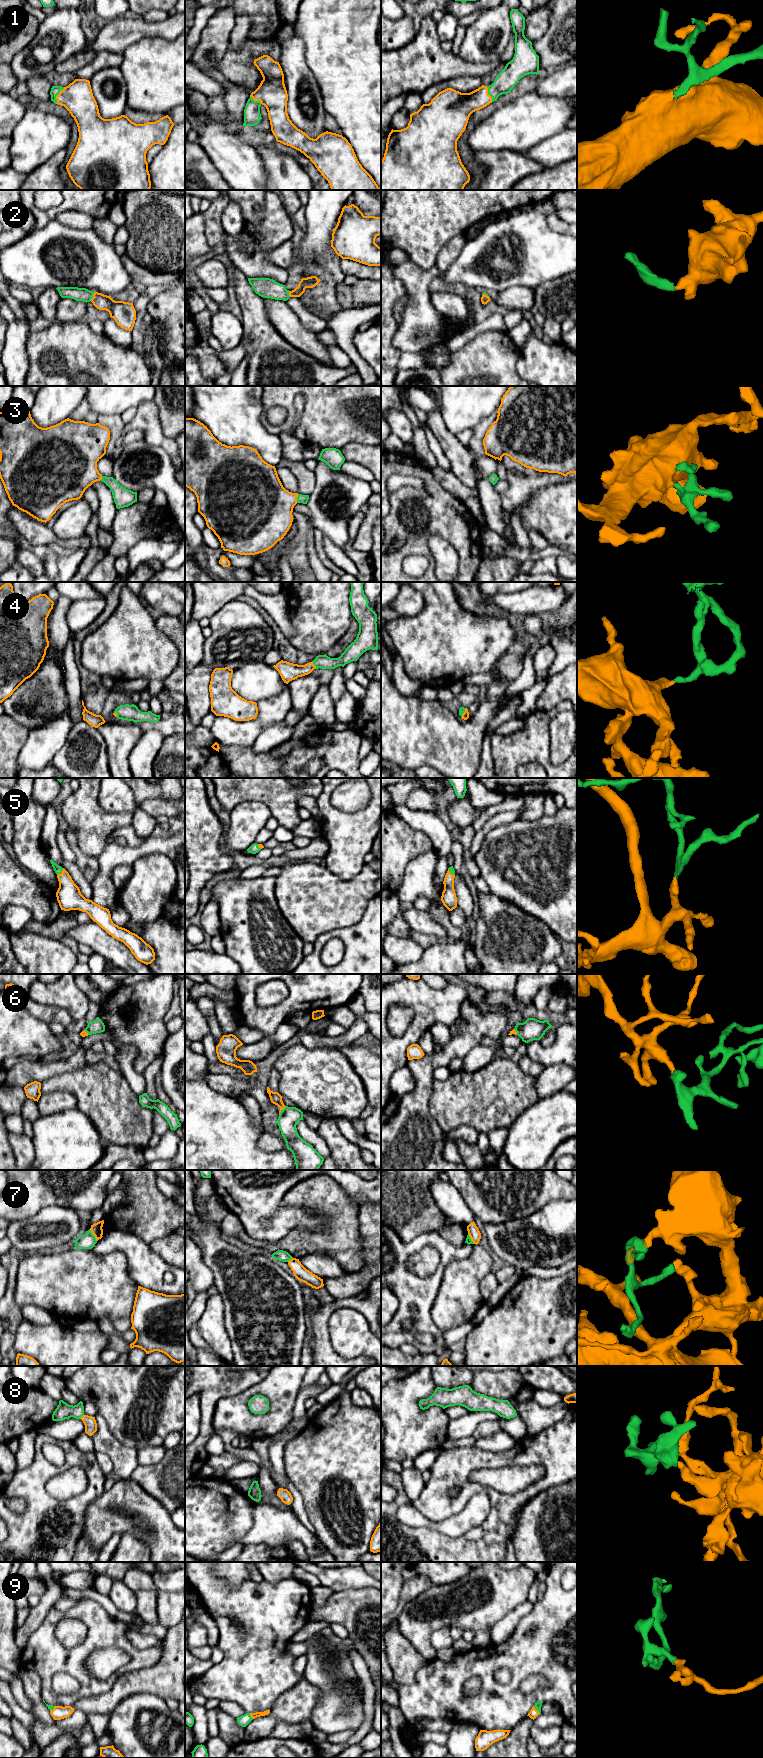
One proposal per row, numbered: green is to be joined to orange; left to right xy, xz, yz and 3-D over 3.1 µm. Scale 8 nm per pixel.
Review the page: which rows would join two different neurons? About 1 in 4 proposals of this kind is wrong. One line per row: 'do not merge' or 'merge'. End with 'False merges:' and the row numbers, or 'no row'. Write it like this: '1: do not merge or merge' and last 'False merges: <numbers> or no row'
1: merge
2: merge
3: merge
4: merge
5: merge
6: merge
7: do not merge
8: merge
9: merge
False merges: 7

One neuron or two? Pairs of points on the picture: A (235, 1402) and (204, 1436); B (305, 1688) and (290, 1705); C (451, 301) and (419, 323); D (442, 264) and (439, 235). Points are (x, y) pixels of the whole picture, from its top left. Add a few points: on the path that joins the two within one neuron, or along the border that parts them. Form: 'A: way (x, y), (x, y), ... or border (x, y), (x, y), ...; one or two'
A: border (216, 1404), (212, 1417), (213, 1430); two
B: way (303, 1692), (294, 1701); one
C: border (430, 295), (434, 308), (446, 321), (449, 330); two
D: border (459, 234), (450, 238), (444, 244), (434, 264); two

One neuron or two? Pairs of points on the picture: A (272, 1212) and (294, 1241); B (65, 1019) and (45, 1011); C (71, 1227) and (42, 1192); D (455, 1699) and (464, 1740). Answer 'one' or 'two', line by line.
A: two
B: one
C: two
D: two

